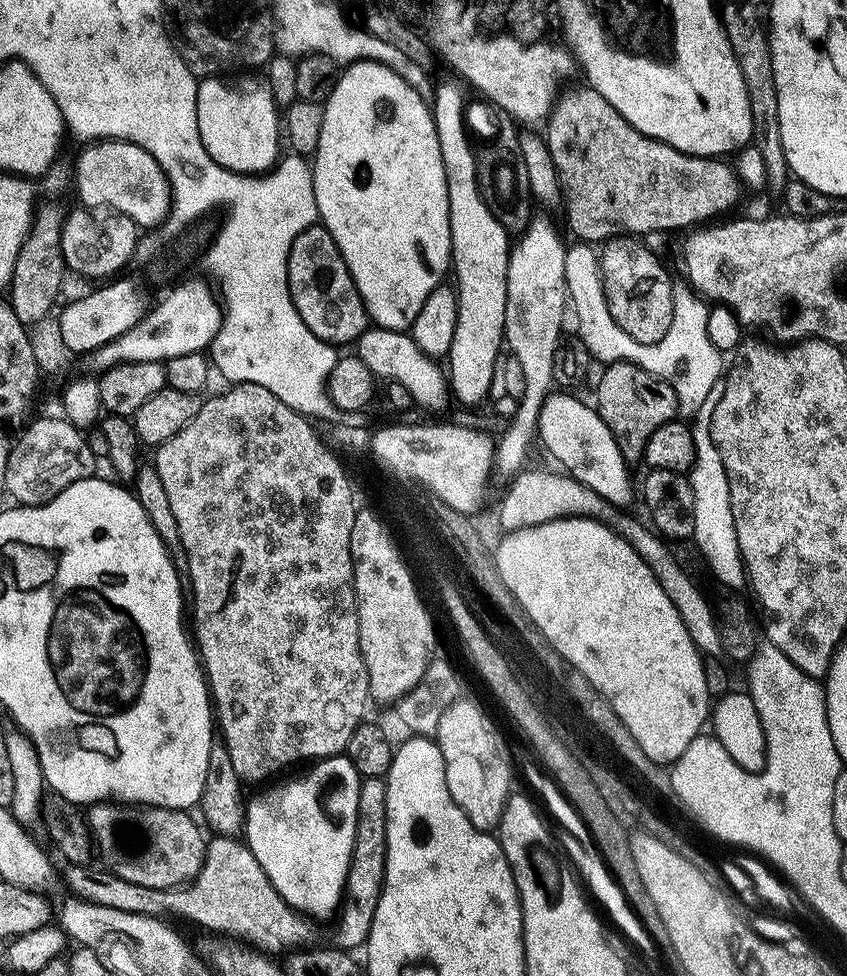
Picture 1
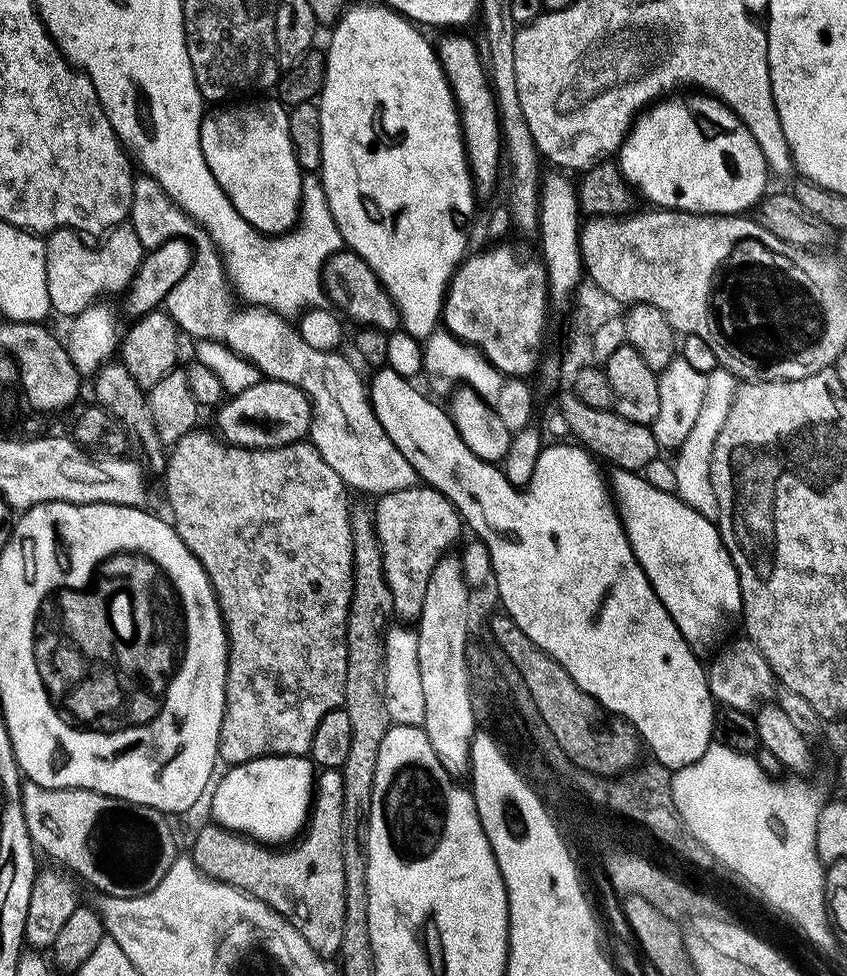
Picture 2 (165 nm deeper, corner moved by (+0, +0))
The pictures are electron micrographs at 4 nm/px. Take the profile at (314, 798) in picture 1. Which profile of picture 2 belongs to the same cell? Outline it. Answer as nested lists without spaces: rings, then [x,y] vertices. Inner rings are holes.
[[[263,756],[229,767],[227,771],[224,777],[219,777],[210,796],[212,816],[216,819],[213,821],[219,827],[228,832],[243,834],[265,846],[291,845],[307,829],[313,810],[313,799],[317,793],[318,777],[317,765],[308,756]]]

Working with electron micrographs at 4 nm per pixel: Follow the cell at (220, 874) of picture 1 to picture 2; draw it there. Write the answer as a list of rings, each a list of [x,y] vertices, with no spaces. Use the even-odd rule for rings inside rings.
[[[323,769],[317,777],[317,793],[309,825],[295,846],[273,850],[243,834],[211,826],[197,834],[190,855],[196,867],[210,880],[242,890],[248,896],[258,898],[258,902],[266,902],[266,906],[292,921],[319,956],[336,958],[342,950],[346,925],[344,814],[345,782],[342,773],[339,769]]]

